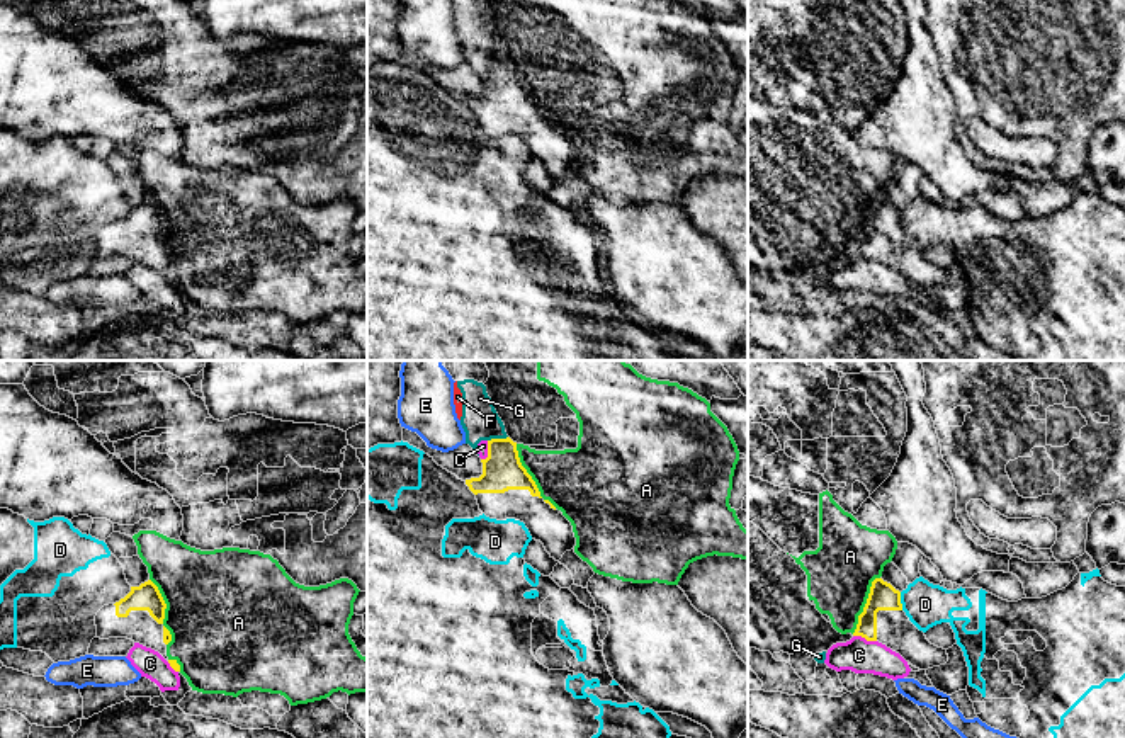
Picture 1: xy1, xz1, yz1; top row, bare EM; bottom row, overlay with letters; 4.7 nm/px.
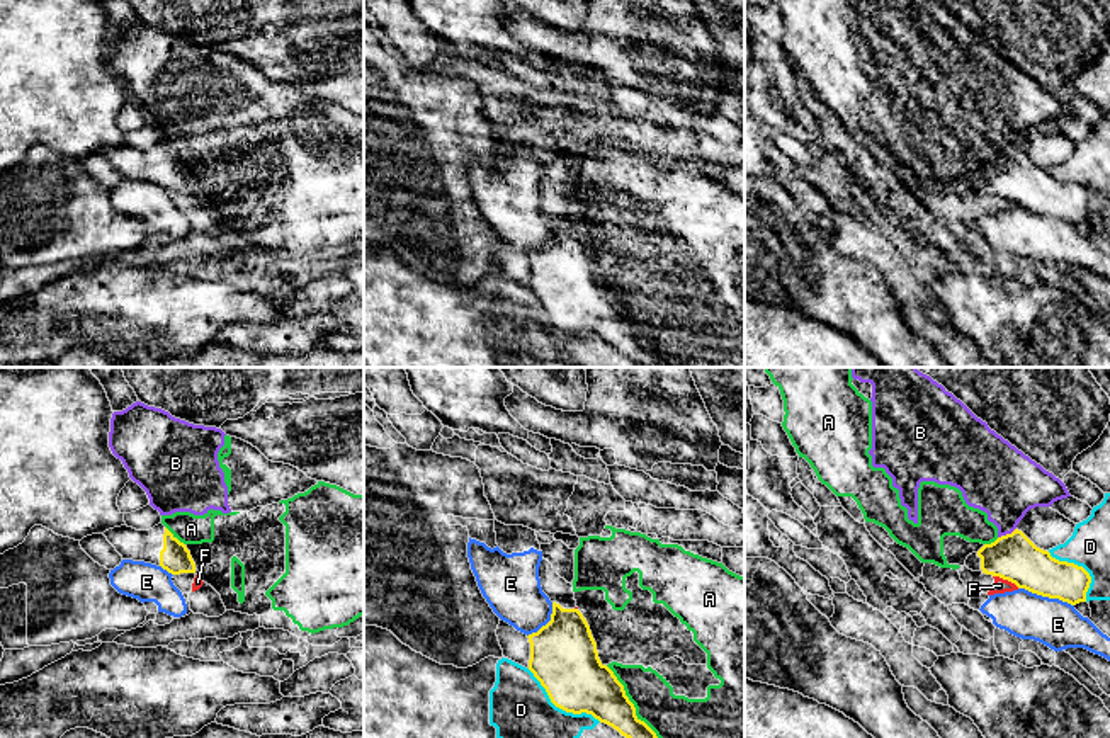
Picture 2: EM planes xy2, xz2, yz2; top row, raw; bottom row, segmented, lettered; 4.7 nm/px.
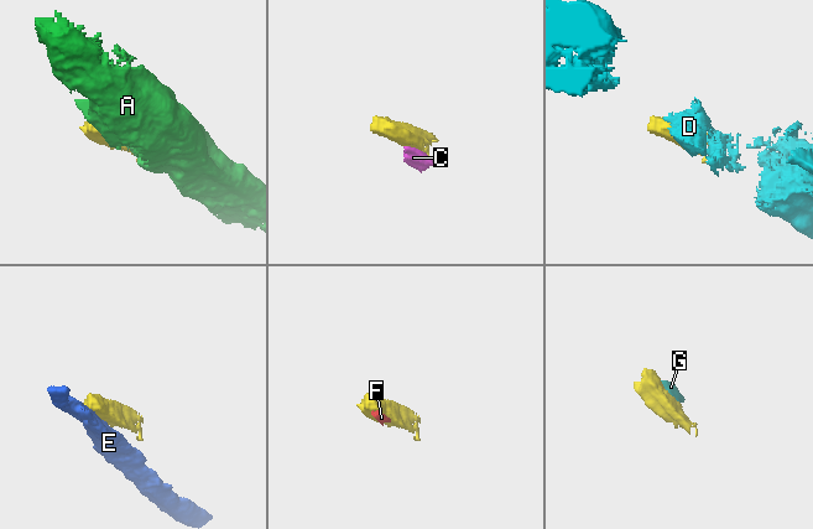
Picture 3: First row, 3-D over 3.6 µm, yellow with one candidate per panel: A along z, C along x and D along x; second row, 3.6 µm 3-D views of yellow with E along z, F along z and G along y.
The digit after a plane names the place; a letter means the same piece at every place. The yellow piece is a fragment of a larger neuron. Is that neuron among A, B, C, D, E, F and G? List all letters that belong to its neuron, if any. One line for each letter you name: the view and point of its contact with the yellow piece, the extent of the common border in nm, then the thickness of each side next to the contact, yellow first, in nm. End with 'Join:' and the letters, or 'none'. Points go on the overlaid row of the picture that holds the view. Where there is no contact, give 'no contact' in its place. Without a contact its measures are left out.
Join: none

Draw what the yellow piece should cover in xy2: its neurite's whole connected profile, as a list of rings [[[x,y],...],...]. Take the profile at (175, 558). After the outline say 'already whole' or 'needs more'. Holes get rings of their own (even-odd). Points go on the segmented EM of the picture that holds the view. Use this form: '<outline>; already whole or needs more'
[[[163,524],[150,531],[121,525],[105,531],[104,536],[122,559],[151,563],[172,575],[195,573],[190,551]]]; needs more

